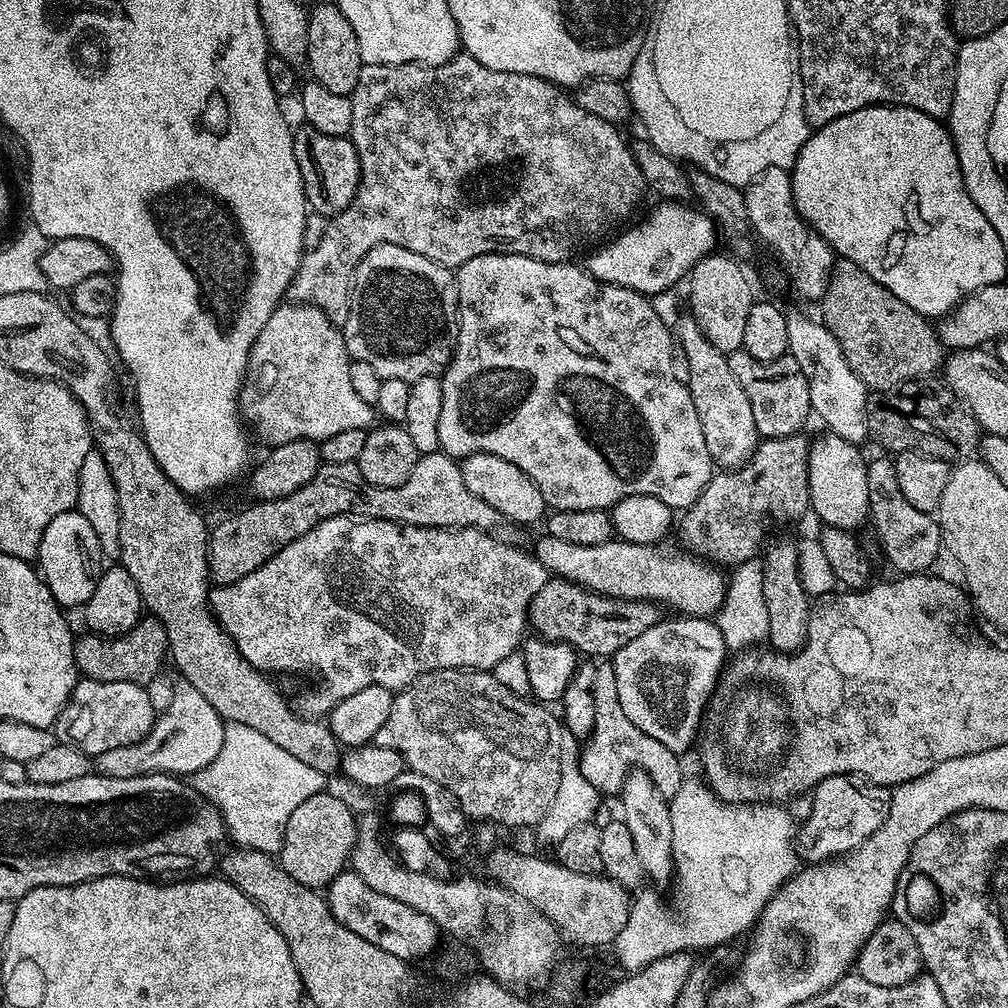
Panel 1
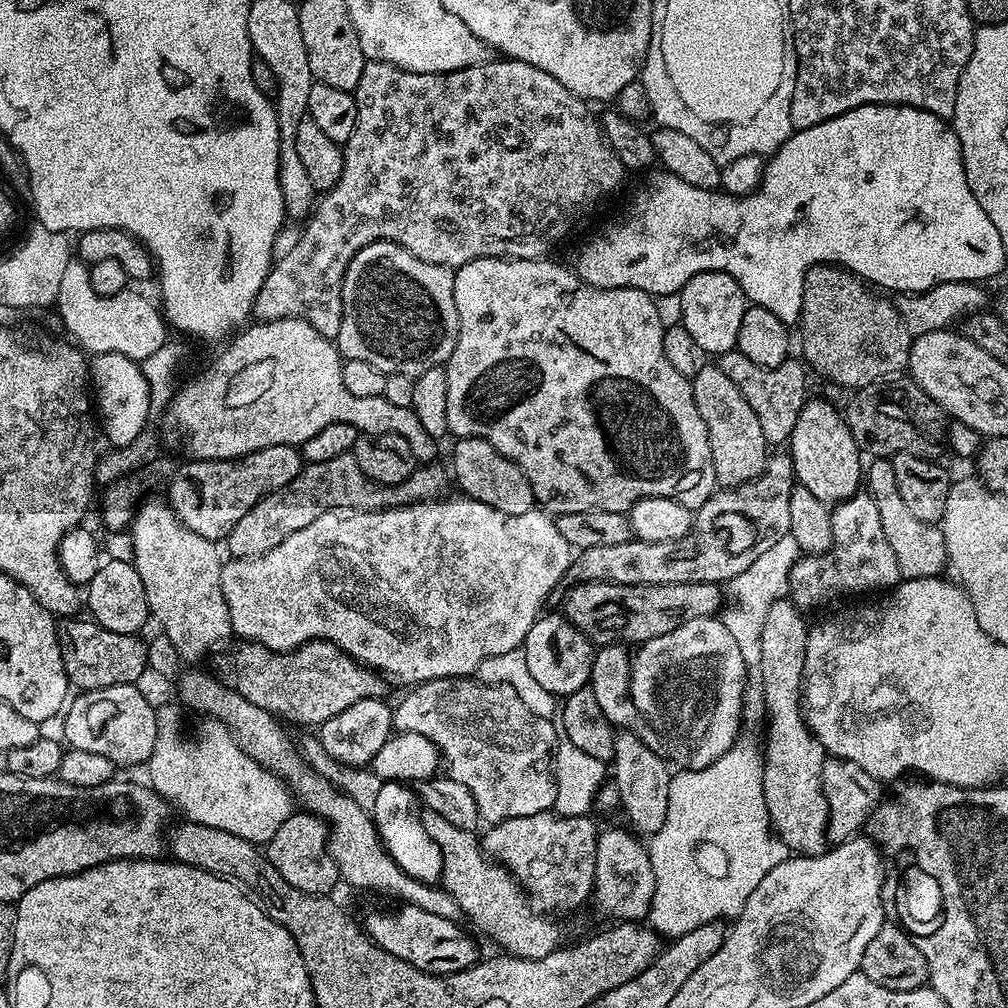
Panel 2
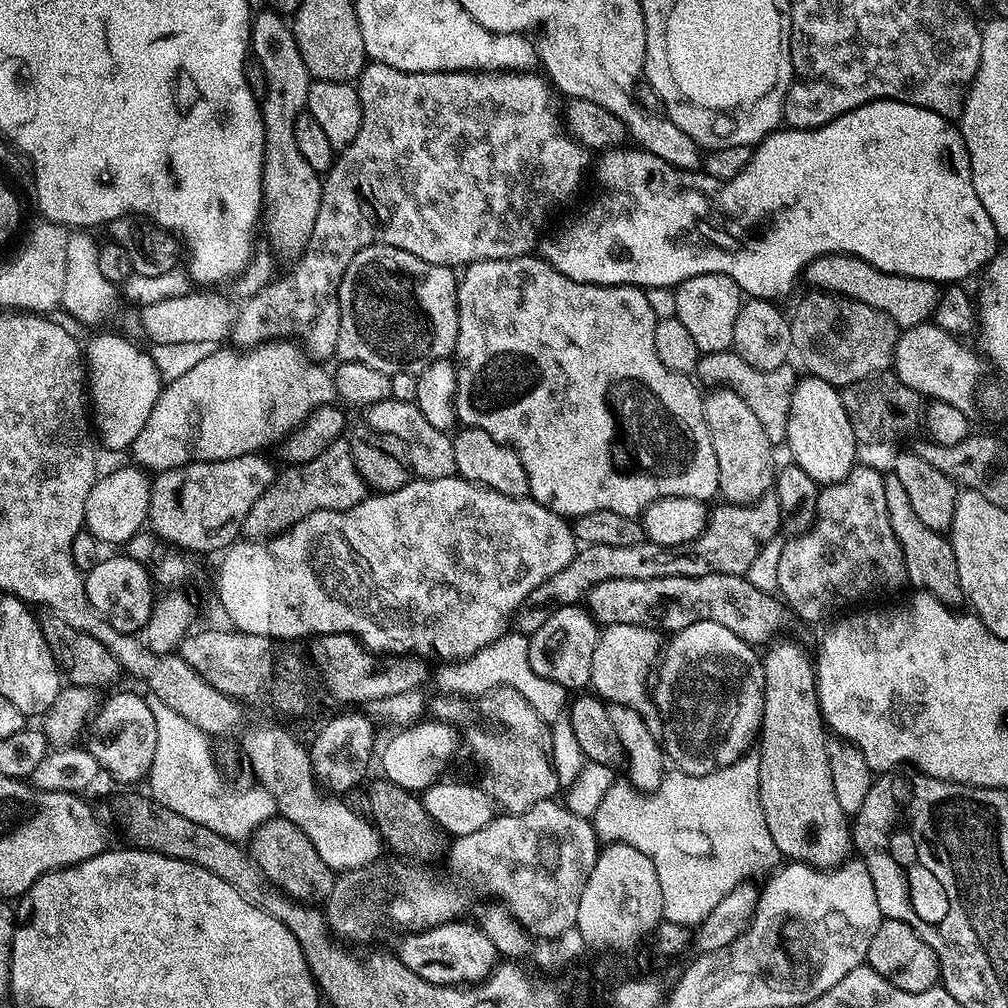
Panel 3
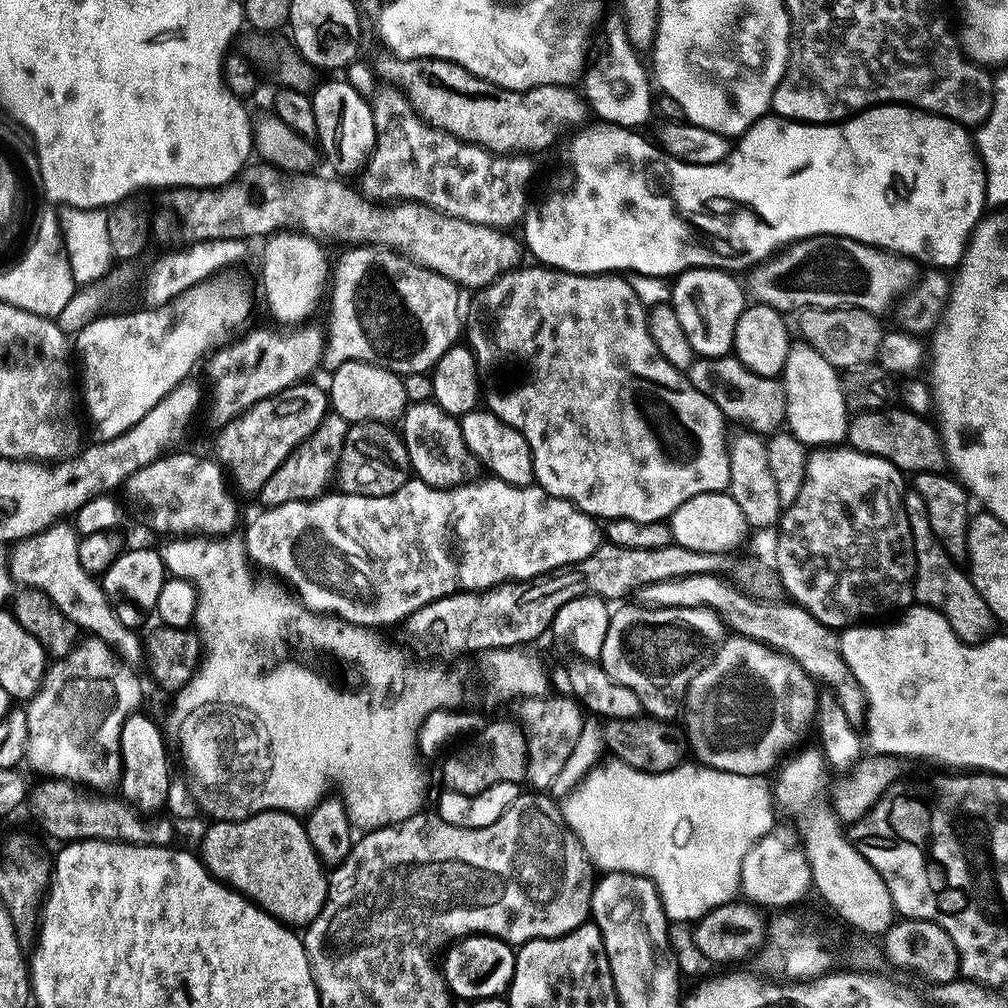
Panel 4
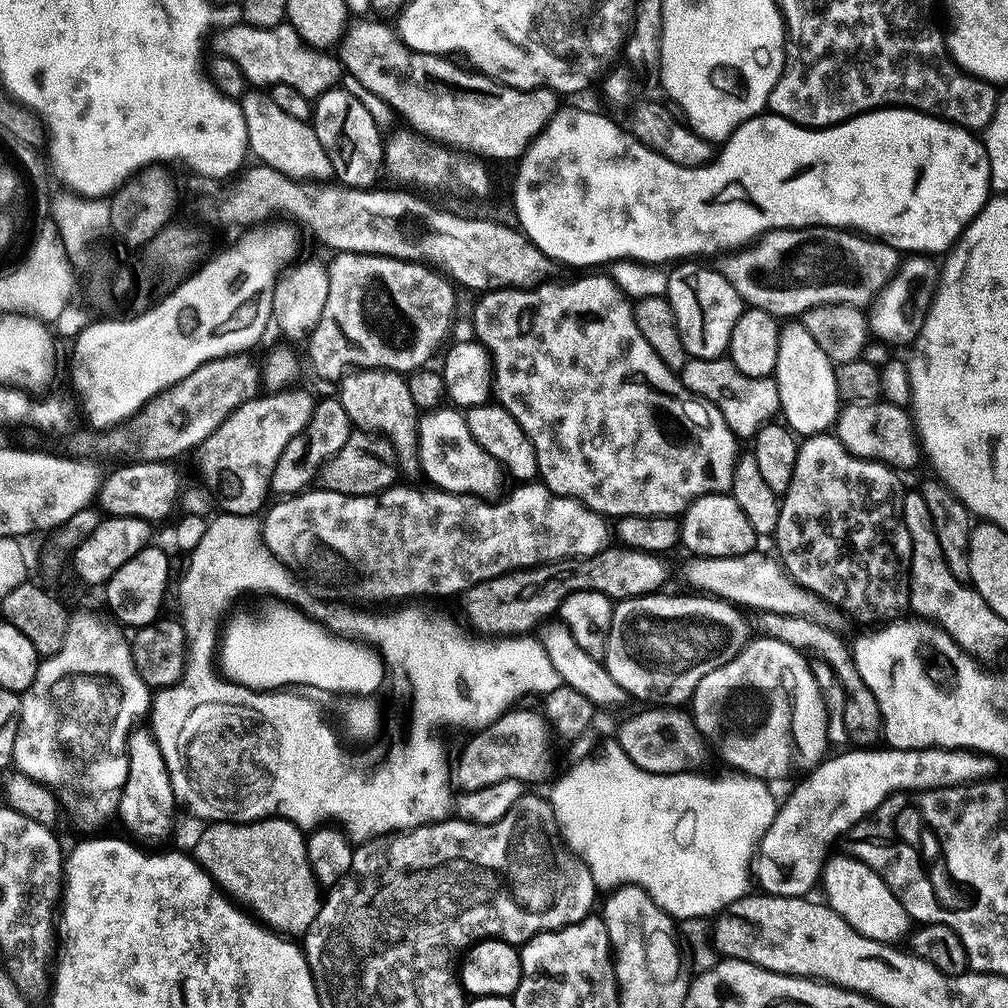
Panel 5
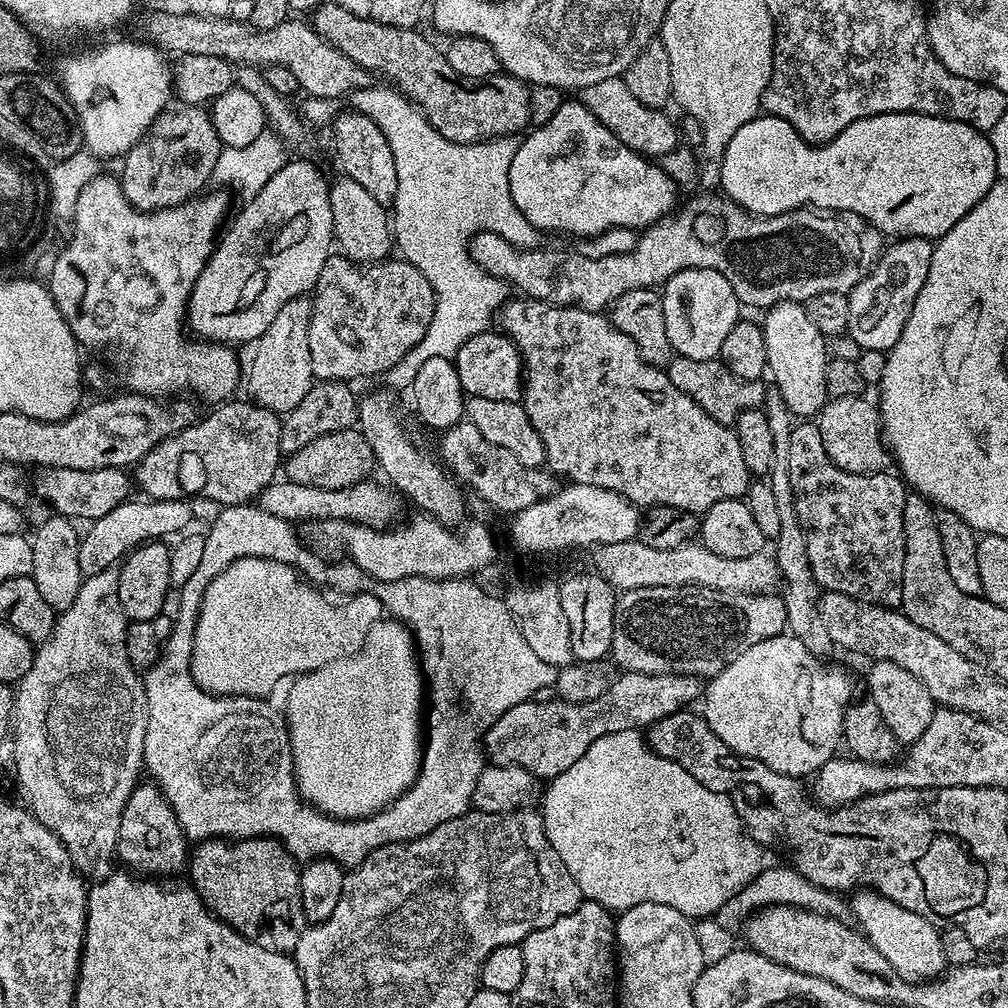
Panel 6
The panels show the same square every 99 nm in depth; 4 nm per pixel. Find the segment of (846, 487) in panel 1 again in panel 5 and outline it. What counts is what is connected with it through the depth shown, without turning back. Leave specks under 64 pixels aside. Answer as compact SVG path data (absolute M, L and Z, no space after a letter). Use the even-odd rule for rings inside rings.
M788 322L781 327L774 379L780 399L779 415L797 437L819 436L835 425L836 414L842 407L836 369L830 357L822 354L822 346L810 338L810 330L806 330L803 323Z

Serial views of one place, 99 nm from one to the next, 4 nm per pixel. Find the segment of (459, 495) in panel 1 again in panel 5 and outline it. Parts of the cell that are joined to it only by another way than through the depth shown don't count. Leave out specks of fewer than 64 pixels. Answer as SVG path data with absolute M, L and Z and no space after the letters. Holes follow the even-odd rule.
M338 398L332 400L317 399L312 406L309 421L298 435L286 442L286 450L282 450L282 458L278 458L278 466L274 466L271 491L287 498L299 494L309 487L308 484L317 477L318 471L331 456L342 446L346 446L346 438L350 438L353 431L350 418L346 410L342 410L342 402Z

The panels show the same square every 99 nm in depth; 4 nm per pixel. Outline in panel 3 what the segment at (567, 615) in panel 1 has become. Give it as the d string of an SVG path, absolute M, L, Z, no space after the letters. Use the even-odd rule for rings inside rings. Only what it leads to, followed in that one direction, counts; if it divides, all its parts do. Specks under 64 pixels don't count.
M730 574L614 578L598 582L598 586L588 591L586 608L600 626L637 624L669 634L678 633L694 622L718 622L718 626L726 626L726 630L753 646L767 645L767 640L783 626L786 613L785 605L772 592L763 592L744 576Z

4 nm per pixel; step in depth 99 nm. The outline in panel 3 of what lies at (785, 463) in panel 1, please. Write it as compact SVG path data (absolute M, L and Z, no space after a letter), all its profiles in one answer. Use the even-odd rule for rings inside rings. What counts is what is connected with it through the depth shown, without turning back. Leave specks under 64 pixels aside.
M765 498L754 504L729 504L720 502L717 508L713 507L704 532L696 540L674 546L662 546L645 542L634 546L594 546L589 544L577 551L576 557L568 563L558 574L554 574L542 586L538 586L529 594L518 609L520 616L519 631L524 634L537 632L559 608L570 608L579 605L587 597L588 591L598 582L606 582L614 578L674 578L675 576L705 576L706 574L730 574L731 576L744 576L748 567L758 552L779 533L782 528L780 507L774 498Z

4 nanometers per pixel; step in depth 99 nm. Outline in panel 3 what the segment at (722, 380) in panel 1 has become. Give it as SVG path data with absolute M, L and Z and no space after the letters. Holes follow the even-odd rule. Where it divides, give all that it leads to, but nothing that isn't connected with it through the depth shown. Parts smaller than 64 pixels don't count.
M727 390L709 392L704 396L704 413L706 426L710 426L710 442L714 442L714 458L718 458L719 495L729 504L754 504L765 499L774 488L774 446L766 438L762 422L738 394Z

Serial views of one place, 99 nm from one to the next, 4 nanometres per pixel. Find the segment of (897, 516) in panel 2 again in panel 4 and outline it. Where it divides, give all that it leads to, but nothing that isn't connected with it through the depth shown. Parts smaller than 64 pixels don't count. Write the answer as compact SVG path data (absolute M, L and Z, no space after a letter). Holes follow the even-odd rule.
M911 490L905 491L904 509L910 522L916 555L915 603L925 604L926 607L942 613L946 622L950 622L954 634L958 634L961 640L979 641L985 635L984 628L994 624L992 611L988 609L986 602L972 585L971 575L957 561L951 560L942 542L934 538L934 530L930 530L930 518L926 514L926 502L922 502L920 495Z

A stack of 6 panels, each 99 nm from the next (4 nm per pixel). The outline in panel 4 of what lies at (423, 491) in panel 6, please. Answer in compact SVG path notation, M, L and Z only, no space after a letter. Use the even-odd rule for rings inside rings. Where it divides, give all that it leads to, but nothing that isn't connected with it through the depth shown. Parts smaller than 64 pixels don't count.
M351 360L331 369L330 376L332 376L332 385L327 385L326 391L331 411L346 418L349 425L361 424L367 420L377 420L380 424L396 422L403 417L404 409L409 405L399 372L391 372L370 362Z

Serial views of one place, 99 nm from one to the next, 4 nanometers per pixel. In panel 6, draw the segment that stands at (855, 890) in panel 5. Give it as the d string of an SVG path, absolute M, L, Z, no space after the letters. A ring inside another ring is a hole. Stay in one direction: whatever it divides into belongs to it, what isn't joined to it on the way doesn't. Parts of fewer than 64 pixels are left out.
M871 890L857 891L852 898L850 912L856 915L855 923L880 951L882 958L890 962L895 975L913 982L927 982L945 971L948 959L944 953L944 936L937 925L922 918L922 914L914 914L914 910L906 910L906 906L898 906L898 902L890 902L890 898Z

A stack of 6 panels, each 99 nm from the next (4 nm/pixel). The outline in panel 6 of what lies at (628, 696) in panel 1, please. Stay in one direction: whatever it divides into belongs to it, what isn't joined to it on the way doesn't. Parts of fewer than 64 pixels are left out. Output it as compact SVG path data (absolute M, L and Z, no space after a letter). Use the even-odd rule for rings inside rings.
M781 634L750 646L746 654L738 654L721 672L707 681L702 692L702 715L705 722L722 738L732 752L758 762L766 762L770 770L797 778L811 777L827 760L837 755L844 735L844 715L853 703L852 680L840 668L831 668L821 657L810 654L802 642L790 634Z

